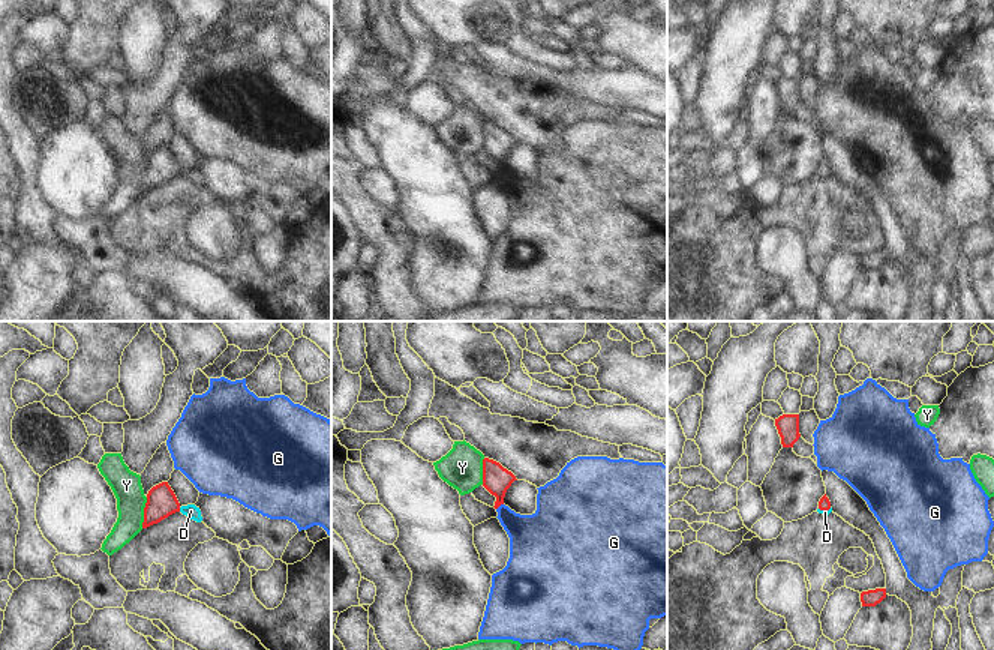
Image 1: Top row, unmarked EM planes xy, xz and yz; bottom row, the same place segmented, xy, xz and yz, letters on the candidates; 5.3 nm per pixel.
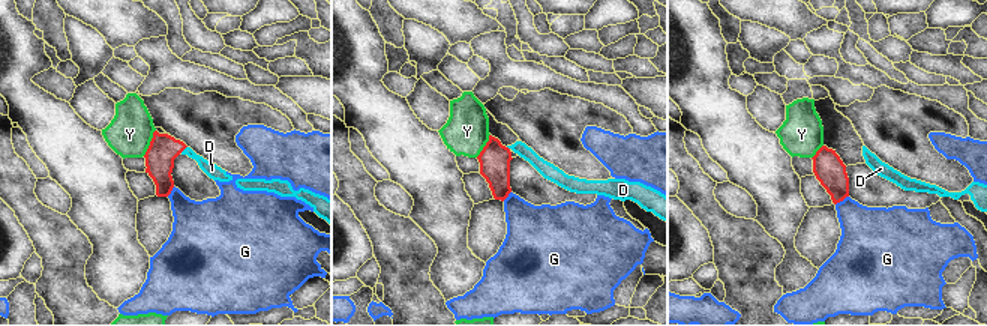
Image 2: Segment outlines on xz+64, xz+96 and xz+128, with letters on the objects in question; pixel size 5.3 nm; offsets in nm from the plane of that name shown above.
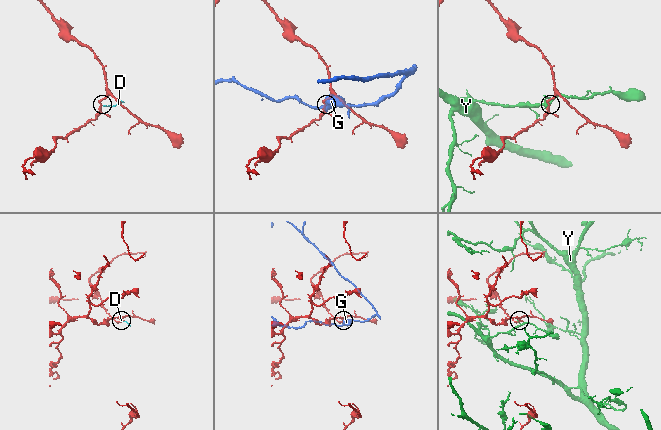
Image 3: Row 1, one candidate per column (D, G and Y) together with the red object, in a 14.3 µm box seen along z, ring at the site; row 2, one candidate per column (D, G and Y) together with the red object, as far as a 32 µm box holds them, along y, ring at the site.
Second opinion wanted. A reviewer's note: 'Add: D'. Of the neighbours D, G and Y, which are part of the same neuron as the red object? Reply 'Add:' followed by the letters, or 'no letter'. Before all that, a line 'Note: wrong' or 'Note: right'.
Note: right
Add: D

